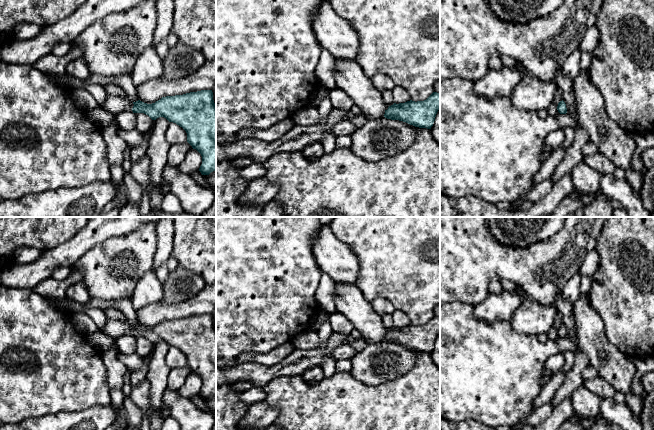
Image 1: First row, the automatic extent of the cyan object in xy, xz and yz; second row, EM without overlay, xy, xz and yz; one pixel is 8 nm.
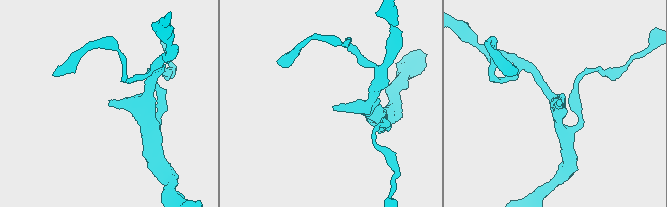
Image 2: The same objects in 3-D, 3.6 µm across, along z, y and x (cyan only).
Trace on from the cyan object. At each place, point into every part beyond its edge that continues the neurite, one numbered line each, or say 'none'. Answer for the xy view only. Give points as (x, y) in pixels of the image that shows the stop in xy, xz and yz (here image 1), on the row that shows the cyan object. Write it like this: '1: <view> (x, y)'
1: xy (113, 104)

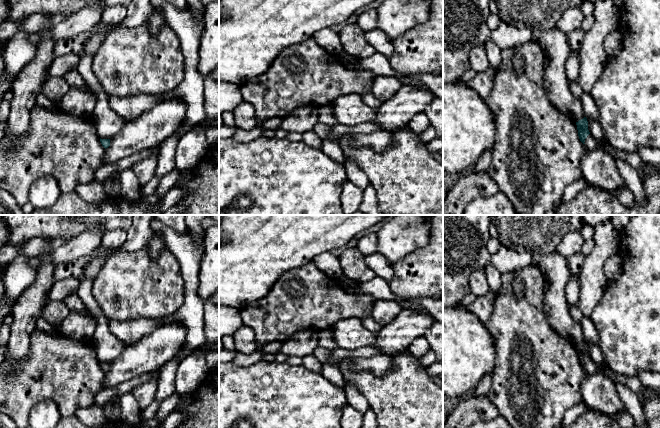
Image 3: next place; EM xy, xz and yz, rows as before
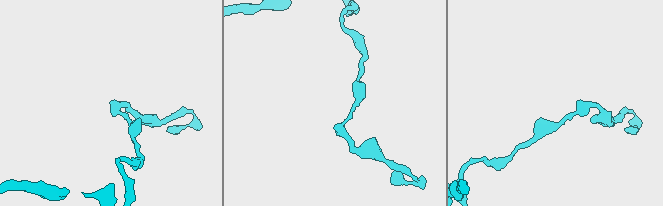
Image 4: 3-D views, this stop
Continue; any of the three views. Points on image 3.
none

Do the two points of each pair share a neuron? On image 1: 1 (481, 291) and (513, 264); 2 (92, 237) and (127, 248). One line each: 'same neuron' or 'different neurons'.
1: same neuron
2: different neurons

